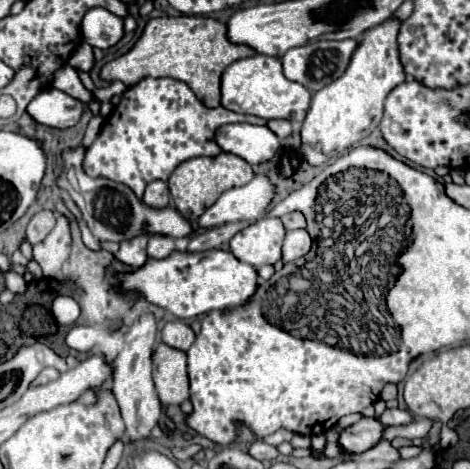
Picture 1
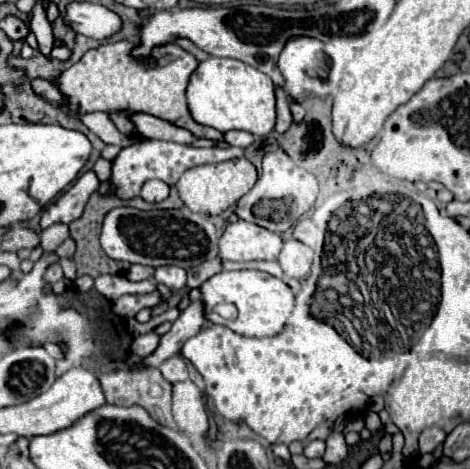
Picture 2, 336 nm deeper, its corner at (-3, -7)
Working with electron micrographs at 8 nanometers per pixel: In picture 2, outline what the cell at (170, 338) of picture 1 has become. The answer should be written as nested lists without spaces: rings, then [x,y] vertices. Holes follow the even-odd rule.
[[[169,357],[169,359],[161,365],[161,371],[165,373],[167,379],[171,379],[171,383],[187,379],[187,371],[185,371],[185,369],[187,369],[187,365],[185,365],[185,361],[183,361],[181,357]]]

